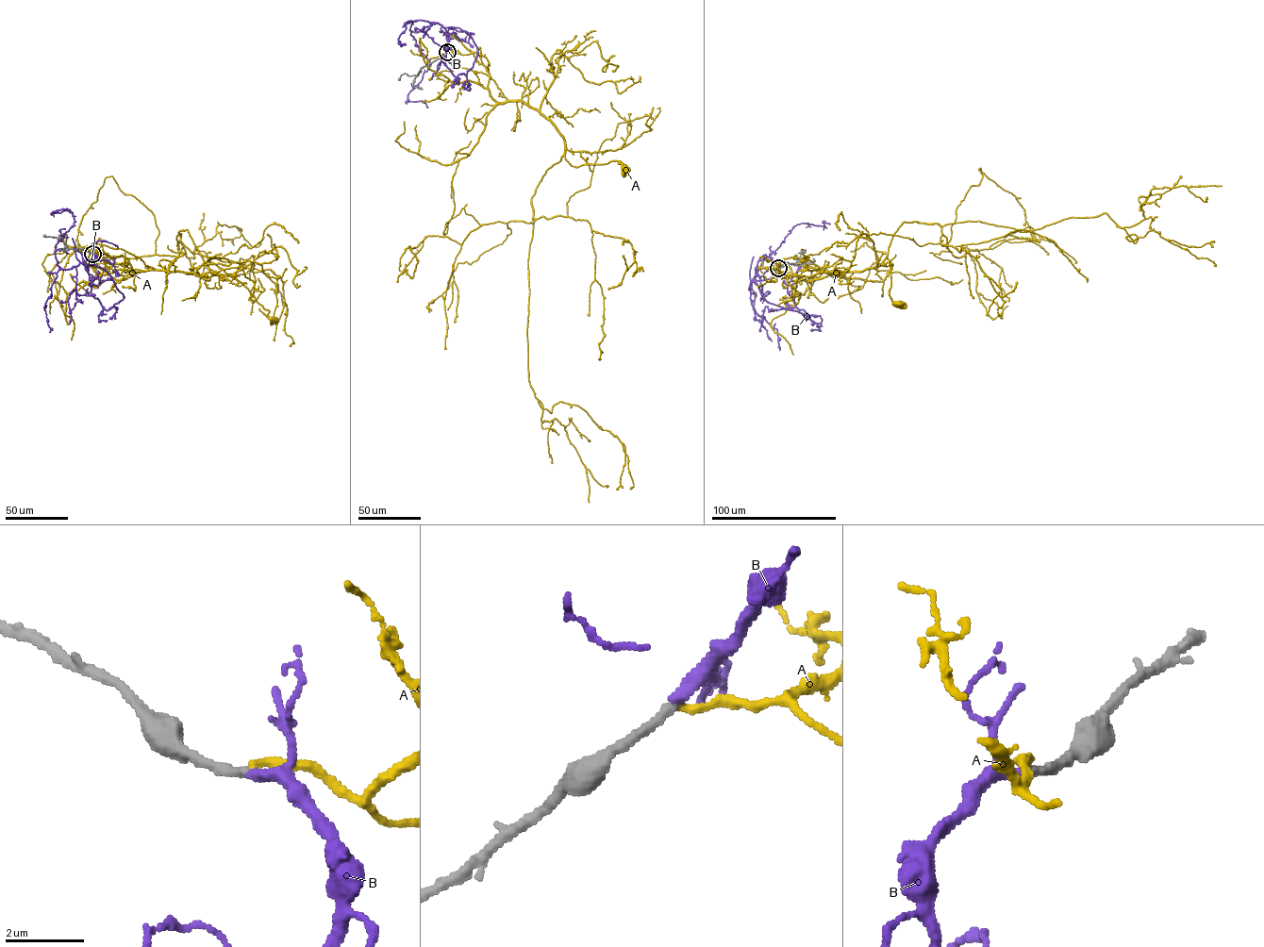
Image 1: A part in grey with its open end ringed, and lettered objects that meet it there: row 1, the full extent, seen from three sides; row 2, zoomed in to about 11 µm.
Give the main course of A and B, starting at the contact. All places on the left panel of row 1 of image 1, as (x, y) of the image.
A: (91, 254), (109, 263), (128, 262), (134, 274), (157, 270), (230, 276), (269, 311), (267, 316), (274, 319)
B: (92, 254), (91, 264), (105, 269), (124, 298), (106, 310), (91, 294), (74, 289), (71, 313)

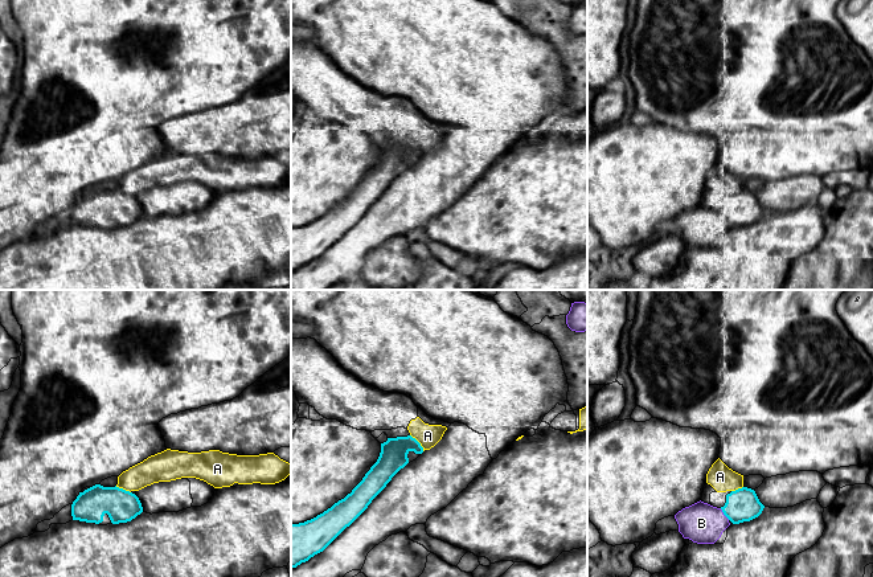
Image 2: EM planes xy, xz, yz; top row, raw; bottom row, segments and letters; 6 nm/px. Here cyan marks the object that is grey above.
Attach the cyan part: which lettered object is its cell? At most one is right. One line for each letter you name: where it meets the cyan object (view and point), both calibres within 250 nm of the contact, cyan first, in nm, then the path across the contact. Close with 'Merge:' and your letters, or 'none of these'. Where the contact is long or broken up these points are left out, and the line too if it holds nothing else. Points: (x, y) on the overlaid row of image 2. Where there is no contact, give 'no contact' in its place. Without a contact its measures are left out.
B: contact yz (724, 514); calibres 200 and 240 nm
Merge: B

